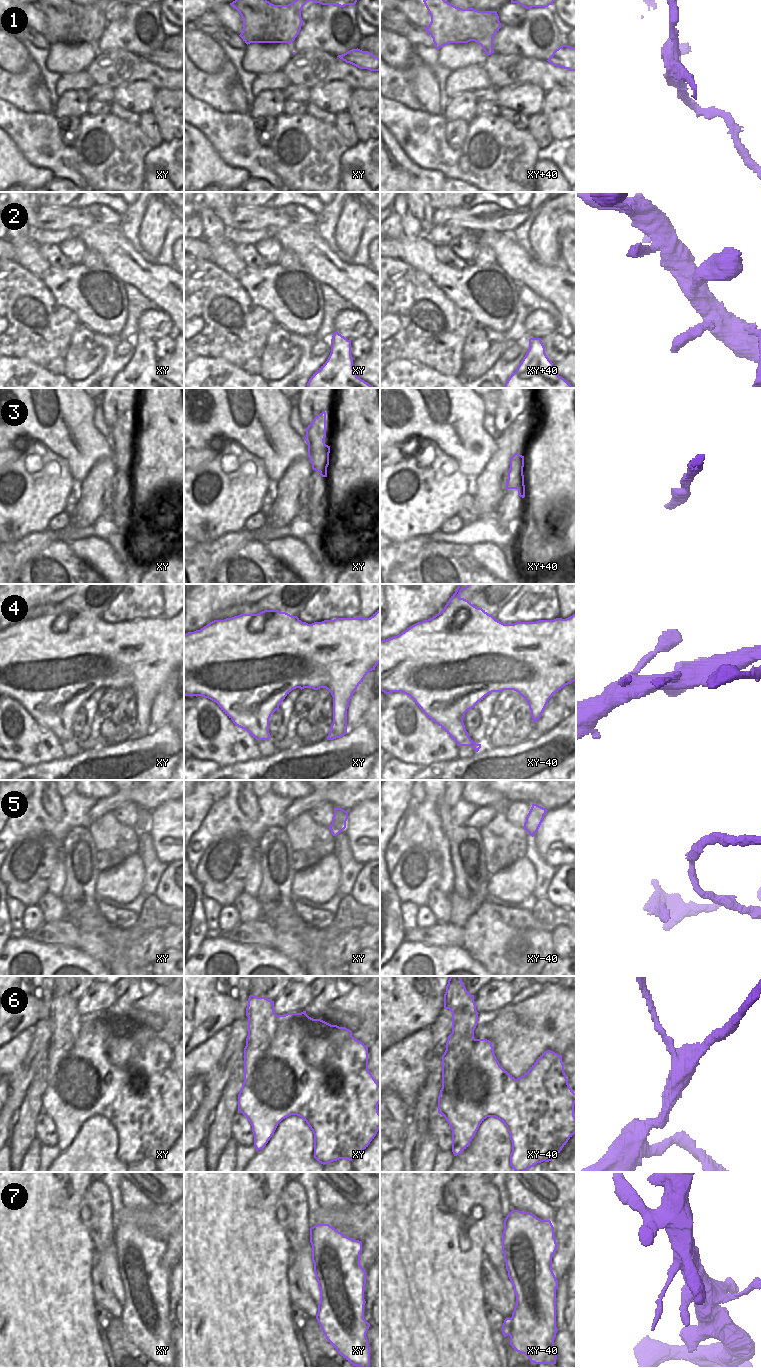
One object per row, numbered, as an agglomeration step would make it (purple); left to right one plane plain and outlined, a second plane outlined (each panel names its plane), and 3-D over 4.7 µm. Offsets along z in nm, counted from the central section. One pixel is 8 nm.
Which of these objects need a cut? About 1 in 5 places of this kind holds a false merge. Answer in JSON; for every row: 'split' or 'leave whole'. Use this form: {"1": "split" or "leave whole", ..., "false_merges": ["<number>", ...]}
{"1": "split", "2": "leave whole", "3": "leave whole", "4": "leave whole", "5": "split", "6": "split", "7": "leave whole", "false_merges": ["1", "5", "6"]}

